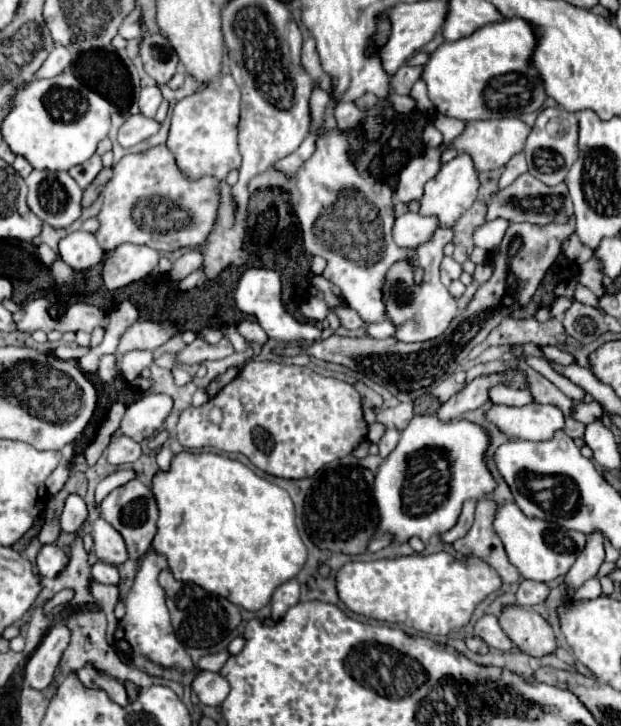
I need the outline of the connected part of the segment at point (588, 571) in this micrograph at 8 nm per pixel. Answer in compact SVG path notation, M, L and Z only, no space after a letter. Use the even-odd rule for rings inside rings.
M589 533L587 535L587 545L585 549L579 553L575 565L569 569L567 577L565 577L565 583L567 587L573 587L573 589L579 589L587 579L595 577L603 559L605 559L605 537L603 533Z

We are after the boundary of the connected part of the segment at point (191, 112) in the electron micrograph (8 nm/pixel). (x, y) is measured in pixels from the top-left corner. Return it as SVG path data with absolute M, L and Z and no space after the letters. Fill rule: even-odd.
M221 75L173 107L167 147L173 153L177 167L185 173L185 177L189 177L189 181L197 181L205 175L225 181L231 171L241 167L241 155L237 149L239 107L241 91L231 75Z

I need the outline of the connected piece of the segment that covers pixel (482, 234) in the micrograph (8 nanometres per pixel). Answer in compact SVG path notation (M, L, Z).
M497 219L497 221L487 221L485 225L481 225L477 231L475 231L475 245L481 247L481 249L495 249L499 243L501 243L501 237L503 237L503 231L507 229L507 221L503 219Z

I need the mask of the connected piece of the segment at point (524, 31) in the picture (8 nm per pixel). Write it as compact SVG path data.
M519 17L489 23L469 37L441 43L429 53L421 73L437 113L473 121L519 117L519 113L537 111L547 95L537 69L529 65L535 43L537 37L533 27Z

